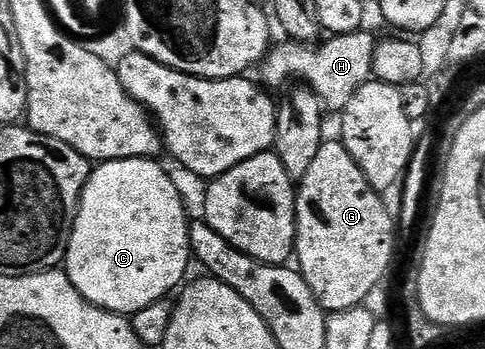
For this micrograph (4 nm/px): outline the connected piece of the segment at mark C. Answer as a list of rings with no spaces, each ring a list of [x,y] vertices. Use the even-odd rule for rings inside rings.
[[[126,158],[98,163],[87,178],[79,198],[75,223],[71,225],[65,273],[86,302],[103,310],[112,310],[114,314],[130,316],[141,312],[141,308],[149,308],[149,304],[164,301],[167,293],[188,277],[187,265],[193,262],[189,217],[183,207],[183,198],[174,180],[157,163],[155,158]]]

